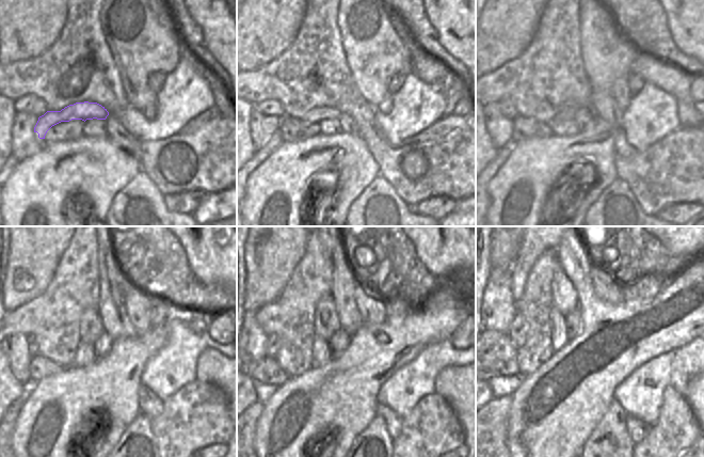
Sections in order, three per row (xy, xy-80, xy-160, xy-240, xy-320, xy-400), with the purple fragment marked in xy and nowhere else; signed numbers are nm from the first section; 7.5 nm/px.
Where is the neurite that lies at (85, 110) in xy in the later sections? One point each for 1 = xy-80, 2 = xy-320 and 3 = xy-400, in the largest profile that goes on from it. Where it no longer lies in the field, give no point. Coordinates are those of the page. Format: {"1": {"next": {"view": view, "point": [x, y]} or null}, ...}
{"1": {"next": {"view": "xy-80", "point": [319, 113]}}, "2": {"next": {"view": "xy-320", "point": [325, 319]}}, "3": {"next": {"view": "xy-400", "point": [564, 296]}}}

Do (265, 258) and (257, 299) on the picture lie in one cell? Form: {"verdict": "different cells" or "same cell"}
{"verdict": "same cell"}

